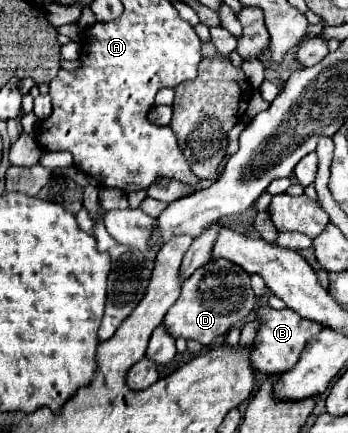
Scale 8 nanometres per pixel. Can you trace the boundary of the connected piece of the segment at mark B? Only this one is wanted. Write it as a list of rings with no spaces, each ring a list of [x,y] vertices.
[[[262,305],[256,309],[256,319],[260,321],[260,327],[256,331],[256,345],[252,349],[252,367],[258,369],[260,373],[280,373],[280,371],[290,371],[292,365],[298,363],[300,353],[304,349],[304,343],[314,337],[320,331],[320,323],[310,321],[300,317],[292,309],[274,309],[270,305]]]

